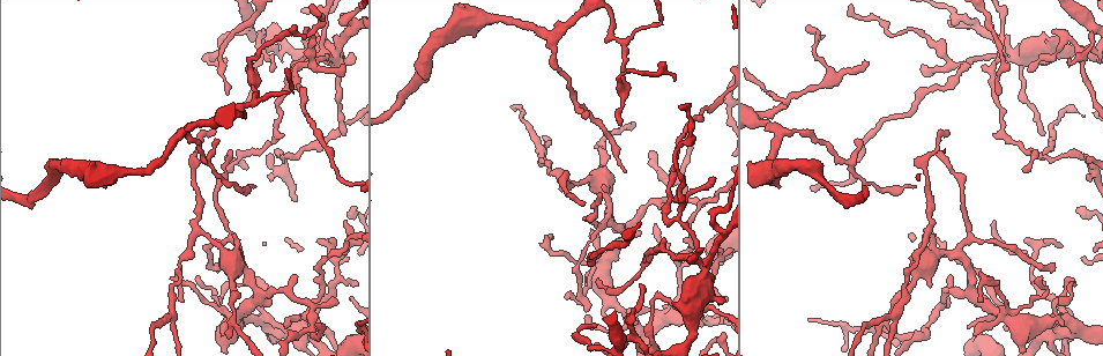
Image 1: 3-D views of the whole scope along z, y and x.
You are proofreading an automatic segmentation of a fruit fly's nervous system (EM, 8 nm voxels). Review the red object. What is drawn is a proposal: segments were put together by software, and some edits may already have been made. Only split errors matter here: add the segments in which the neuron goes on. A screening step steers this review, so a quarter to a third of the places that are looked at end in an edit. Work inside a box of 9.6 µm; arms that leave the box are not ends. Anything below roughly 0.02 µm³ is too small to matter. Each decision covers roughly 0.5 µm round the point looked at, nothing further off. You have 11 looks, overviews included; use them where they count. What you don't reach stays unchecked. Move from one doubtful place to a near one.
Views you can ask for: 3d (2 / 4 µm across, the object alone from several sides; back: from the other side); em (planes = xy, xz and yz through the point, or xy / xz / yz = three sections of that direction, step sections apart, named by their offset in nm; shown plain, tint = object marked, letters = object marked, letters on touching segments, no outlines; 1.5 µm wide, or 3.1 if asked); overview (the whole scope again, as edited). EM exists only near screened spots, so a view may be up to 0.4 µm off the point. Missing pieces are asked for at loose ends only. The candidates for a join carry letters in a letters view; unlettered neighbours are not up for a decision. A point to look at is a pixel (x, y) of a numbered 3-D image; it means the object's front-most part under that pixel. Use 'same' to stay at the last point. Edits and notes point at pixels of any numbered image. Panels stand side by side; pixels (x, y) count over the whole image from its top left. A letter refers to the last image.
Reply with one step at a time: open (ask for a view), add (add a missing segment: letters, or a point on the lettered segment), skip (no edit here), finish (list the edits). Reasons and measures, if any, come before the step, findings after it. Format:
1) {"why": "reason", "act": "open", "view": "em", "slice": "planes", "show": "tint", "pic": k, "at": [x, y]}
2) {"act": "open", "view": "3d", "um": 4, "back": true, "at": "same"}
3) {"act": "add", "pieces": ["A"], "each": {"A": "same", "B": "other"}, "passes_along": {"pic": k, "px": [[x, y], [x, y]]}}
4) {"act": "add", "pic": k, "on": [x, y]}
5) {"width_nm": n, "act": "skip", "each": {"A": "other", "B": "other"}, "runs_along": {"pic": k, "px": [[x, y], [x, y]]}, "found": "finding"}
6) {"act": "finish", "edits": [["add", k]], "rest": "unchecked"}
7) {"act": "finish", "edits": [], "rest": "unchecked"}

{"why": "thin end", "act": "open", "view": "em", "slice": "xz", "step": 4, "show": "letters", "pic": 1, "at": [859, 140]}

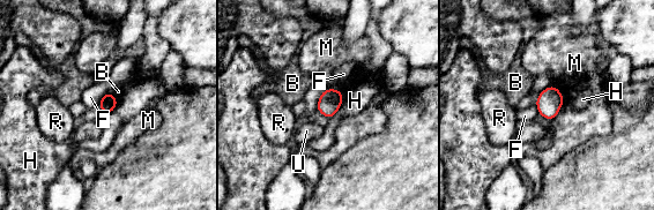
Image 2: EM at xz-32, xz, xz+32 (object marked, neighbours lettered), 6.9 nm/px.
{"act": "open", "view": "em", "slice": "planes", "show": "letters", "at": "same"}

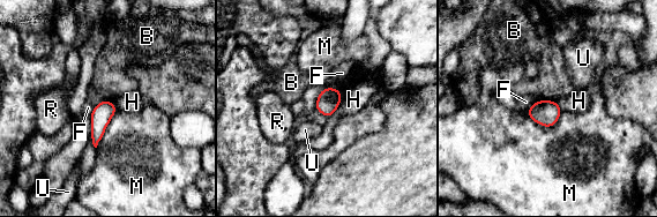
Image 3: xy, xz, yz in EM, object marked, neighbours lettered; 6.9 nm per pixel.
{"act": "skip", "each": {"B": "other", "F": "other", "H": "other", "M": "other", "R": "other", "U": "other"}, "border": {"pic": 3, "px": [[536, 99], [554, 102]]}, "found": "no lettered segment goes on from it"}

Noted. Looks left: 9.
{"why": "an open end", "act": "open", "view": "em", "slice": "yz", "step": 8, "show": "tint", "pic": 1, "at": [924, 67]}

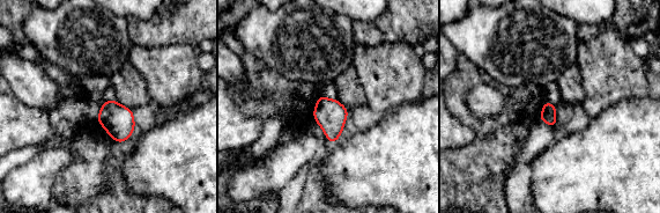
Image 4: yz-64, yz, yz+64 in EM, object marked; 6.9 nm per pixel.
{"why": "another direction", "act": "open", "view": "em", "slice": "planes", "show": "letters", "at": "same"}

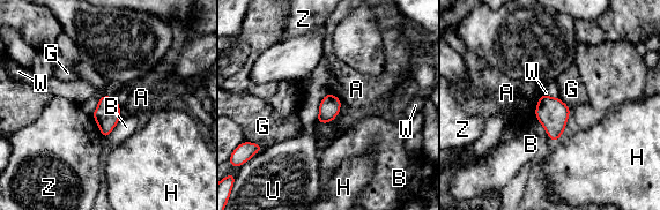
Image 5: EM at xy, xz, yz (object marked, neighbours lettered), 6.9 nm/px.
{"width_nm": 140, "act": "skip", "each": {"A": "other", "B": "other", "G": "other", "H": "other", "U": "other", "W": "other", "Z": "other"}, "border": {"pic": 5, "px": [[98, 98], [111, 96], [120, 105]]}, "found": "none of them fits"}

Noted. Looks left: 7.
{"why": "tapers out", "act": "open", "view": "em", "slice": "xz", "step": 8, "show": "letters", "pic": 1, "at": [822, 35]}

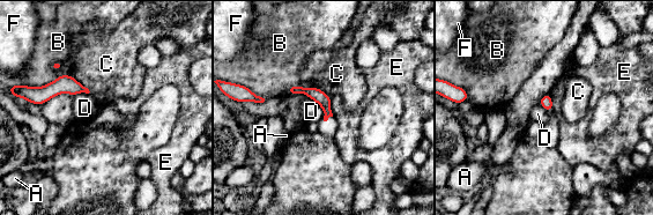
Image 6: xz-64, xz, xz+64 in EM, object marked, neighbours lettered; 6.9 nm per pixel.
{"act": "skip", "each": {"A": "other", "B": "other", "C": "other", "D": "other", "E": "other", "F": "other"}, "border": {"pic": 6, "px": [[308, 96], [321, 108], [324, 120]]}, "found": "none of them fits"}

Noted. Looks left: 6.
{"why": "an open end", "act": "open", "view": "em", "slice": "planes", "show": "letters", "pic": 1, "at": [916, 187]}

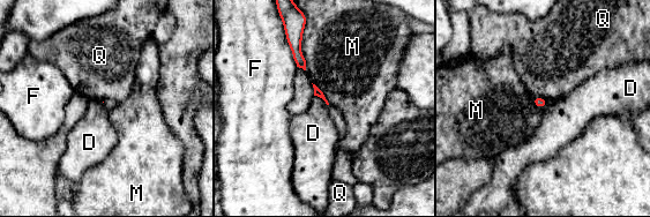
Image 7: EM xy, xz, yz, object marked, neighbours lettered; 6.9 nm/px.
{"act": "skip", "each": {"D": "other", "F": "other", "M": "other", "Q": "other"}, "border": {"pic": 7, "px": [[314, 95], [319, 96], [327, 105]]}, "found": "none of them fits"}

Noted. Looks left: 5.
{"why": "thin end", "act": "open", "view": "3d", "um": 2, "pic": 1, "at": [1059, 245]}

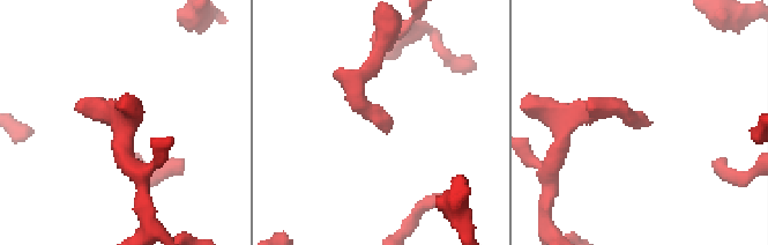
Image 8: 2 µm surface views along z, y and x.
{"act": "open", "view": "em", "slice": "planes", "show": "tint", "pic": 8, "at": [392, 124]}

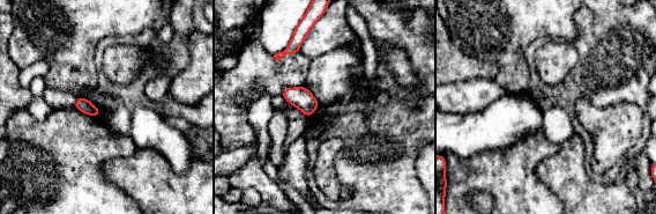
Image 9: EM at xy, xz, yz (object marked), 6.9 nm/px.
{"act": "open", "view": "em", "slice": "planes", "show": "letters", "at": "same"}

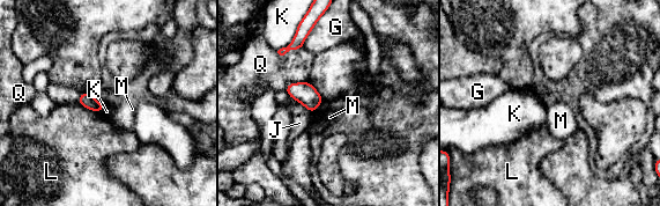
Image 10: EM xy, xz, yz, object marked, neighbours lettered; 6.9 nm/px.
{"act": "skip", "each": {"G": "other", "J": "other", "K": "other", "L": "other", "M": "other", "Q": "other"}, "border": {"pic": 10, "px": [[297, 28], [294, 38], [277, 51]]}, "found": "no lettered segment goes on from it"}

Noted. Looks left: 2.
{"act": "finish", "edits": [], "rest": "unchecked"}

